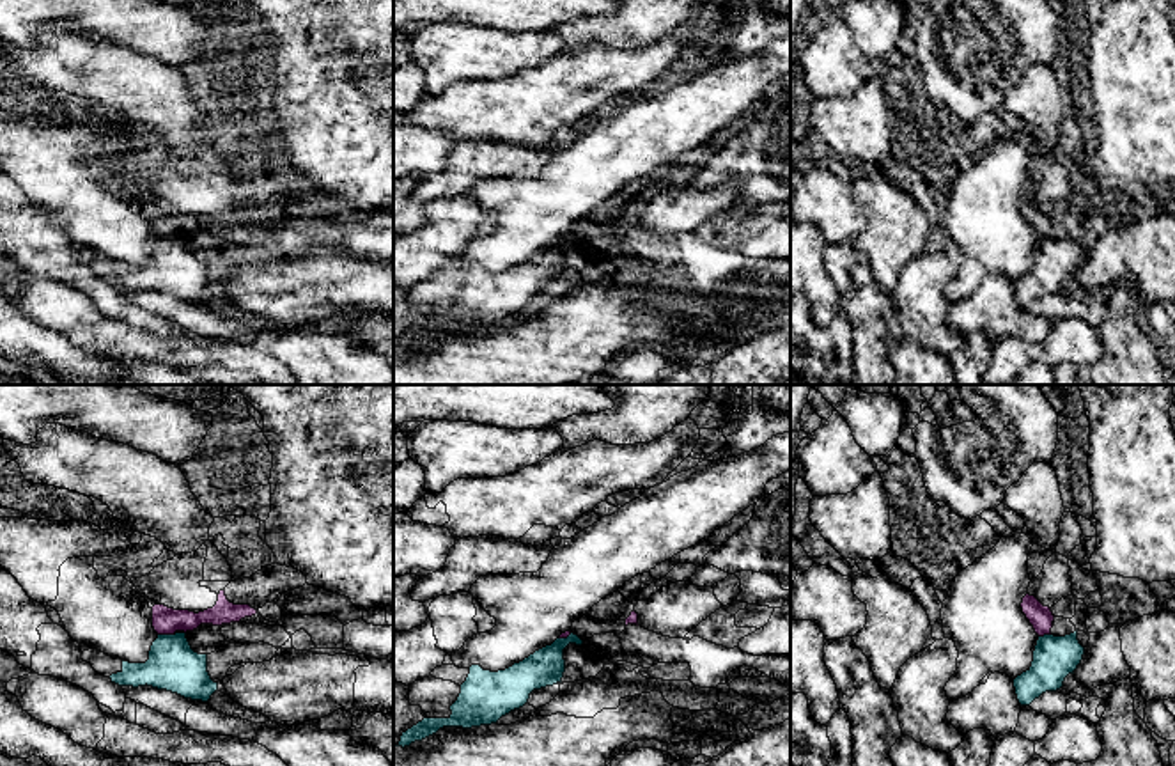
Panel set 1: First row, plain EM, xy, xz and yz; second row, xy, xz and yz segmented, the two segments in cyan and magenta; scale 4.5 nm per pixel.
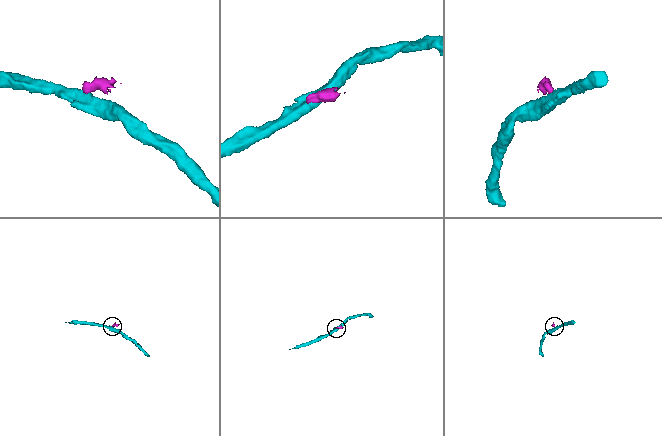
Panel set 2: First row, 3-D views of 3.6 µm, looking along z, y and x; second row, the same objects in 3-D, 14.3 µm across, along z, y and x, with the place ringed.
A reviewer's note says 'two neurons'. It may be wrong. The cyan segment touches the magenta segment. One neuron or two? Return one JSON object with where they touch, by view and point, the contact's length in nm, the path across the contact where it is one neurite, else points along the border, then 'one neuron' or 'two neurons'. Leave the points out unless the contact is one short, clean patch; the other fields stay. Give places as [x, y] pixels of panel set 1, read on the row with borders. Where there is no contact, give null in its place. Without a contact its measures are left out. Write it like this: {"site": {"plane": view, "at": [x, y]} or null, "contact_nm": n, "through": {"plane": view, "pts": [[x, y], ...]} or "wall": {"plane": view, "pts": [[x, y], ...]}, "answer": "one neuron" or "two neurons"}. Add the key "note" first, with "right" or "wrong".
{"note": "right", "site": {"plane": "xy", "at": [165, 635]}, "contact_nm": 70, "wall": {"plane": "xy", "pts": [[158, 633], [172, 635]]}, "answer": "two neurons"}

